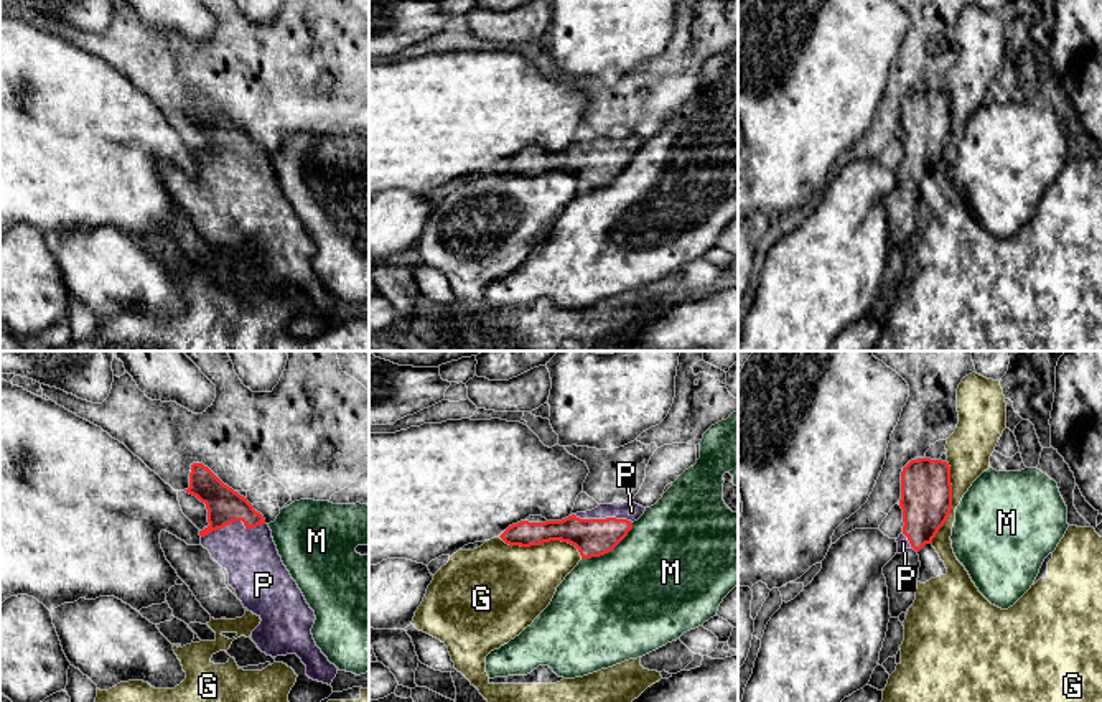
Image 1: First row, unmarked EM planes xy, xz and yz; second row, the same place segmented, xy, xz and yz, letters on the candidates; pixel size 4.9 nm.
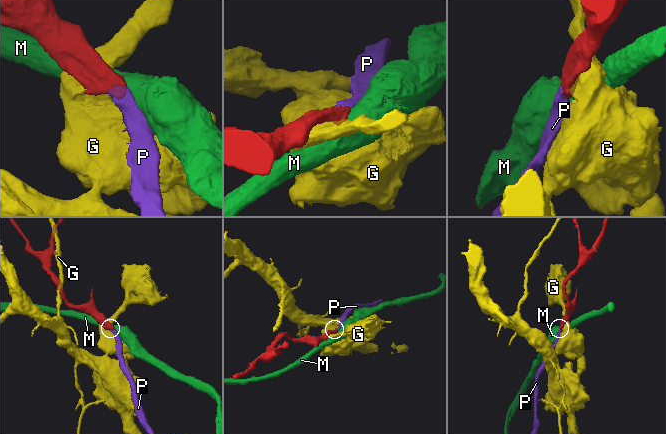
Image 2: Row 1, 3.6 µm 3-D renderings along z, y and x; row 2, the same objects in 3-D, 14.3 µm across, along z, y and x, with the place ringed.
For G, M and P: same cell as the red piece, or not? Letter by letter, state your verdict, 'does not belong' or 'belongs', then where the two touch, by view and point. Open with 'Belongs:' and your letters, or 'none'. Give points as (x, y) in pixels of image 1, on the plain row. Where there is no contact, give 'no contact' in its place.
Belongs: P
G: does not belong; meets red in xz at (542, 173)
M: does not belong; meets red in xz at (610, 182)
P: belongs; meets red in xy at (233, 152)

